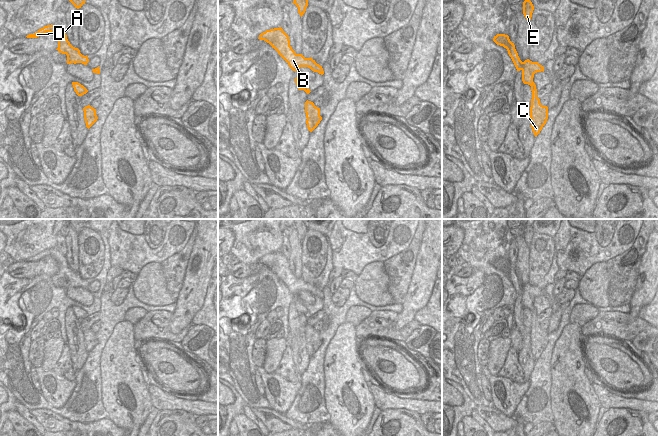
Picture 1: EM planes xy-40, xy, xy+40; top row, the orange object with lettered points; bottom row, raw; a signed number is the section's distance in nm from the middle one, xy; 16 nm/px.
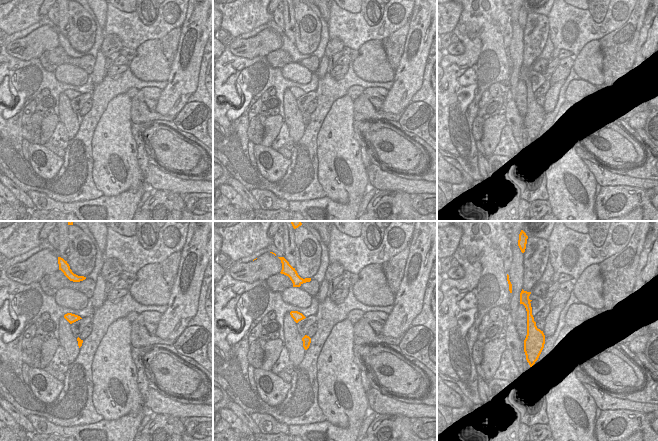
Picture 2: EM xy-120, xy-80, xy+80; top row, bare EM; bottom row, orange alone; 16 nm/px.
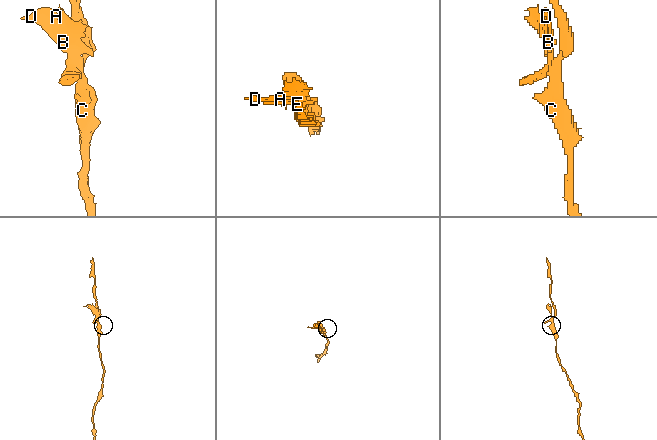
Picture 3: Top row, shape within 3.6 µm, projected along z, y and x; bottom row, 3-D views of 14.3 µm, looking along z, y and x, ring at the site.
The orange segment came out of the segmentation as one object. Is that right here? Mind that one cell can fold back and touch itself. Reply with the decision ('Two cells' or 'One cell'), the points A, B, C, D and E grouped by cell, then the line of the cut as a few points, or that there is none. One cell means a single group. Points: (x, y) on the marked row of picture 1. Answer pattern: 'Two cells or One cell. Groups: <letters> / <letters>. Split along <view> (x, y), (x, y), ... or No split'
Two cells. Groups: A B D / C E. Split along xy+40 (533, 82), (532, 91)

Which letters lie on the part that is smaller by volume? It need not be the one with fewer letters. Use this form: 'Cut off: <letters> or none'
Cut off: A, B, D

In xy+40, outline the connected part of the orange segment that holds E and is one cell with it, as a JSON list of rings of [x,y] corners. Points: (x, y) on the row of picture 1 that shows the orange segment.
[[[525,0],[523,2],[523,14],[528,22],[531,20],[533,10],[534,6],[532,2],[530,0]]]

